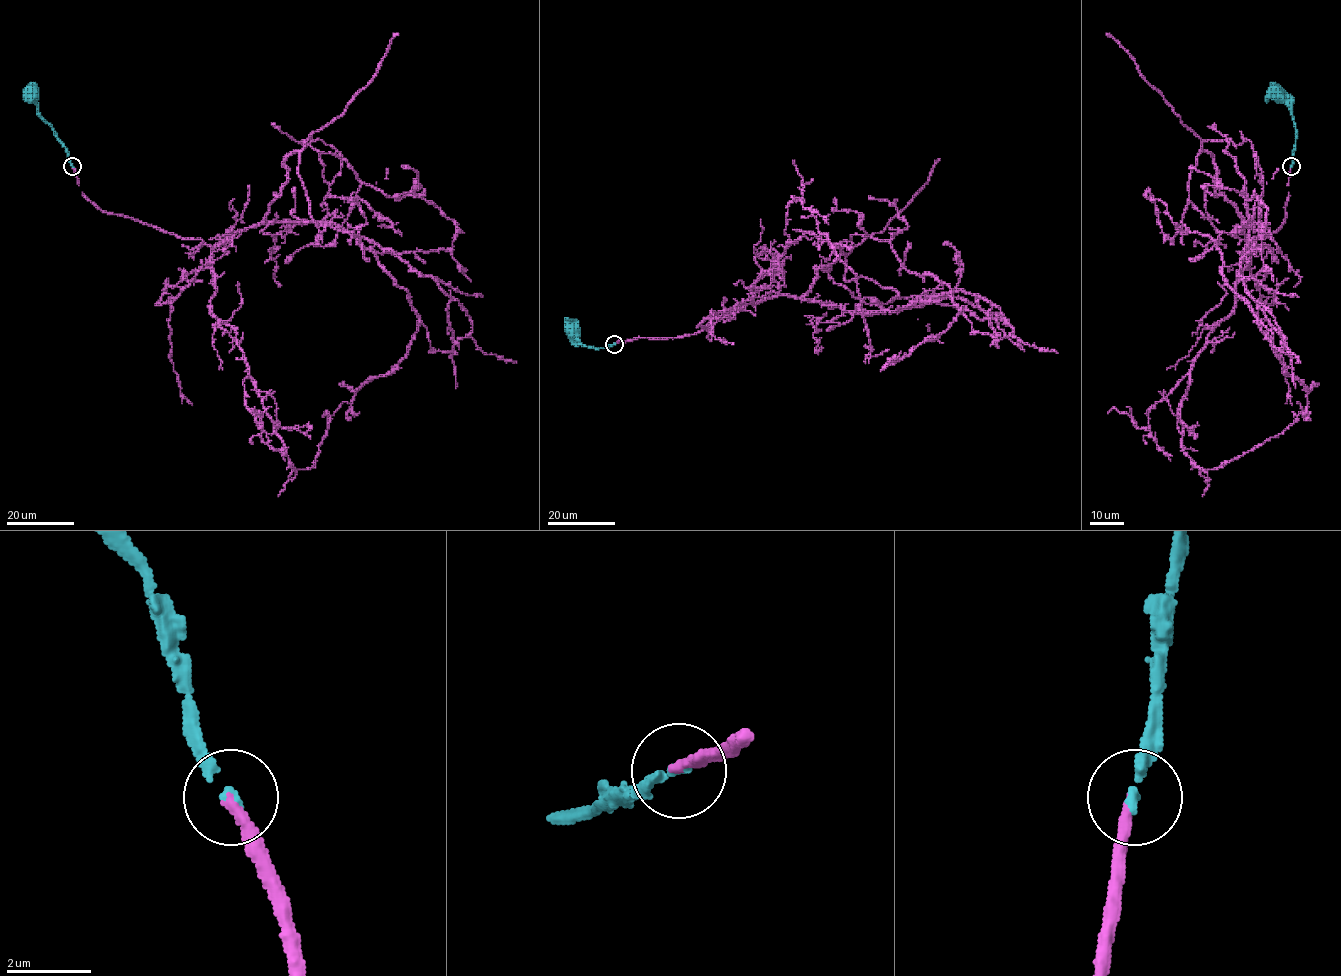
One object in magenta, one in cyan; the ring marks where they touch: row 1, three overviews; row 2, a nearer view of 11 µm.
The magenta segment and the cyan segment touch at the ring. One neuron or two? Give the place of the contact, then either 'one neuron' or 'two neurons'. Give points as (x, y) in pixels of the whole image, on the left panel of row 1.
place (72, 166); one neuron

